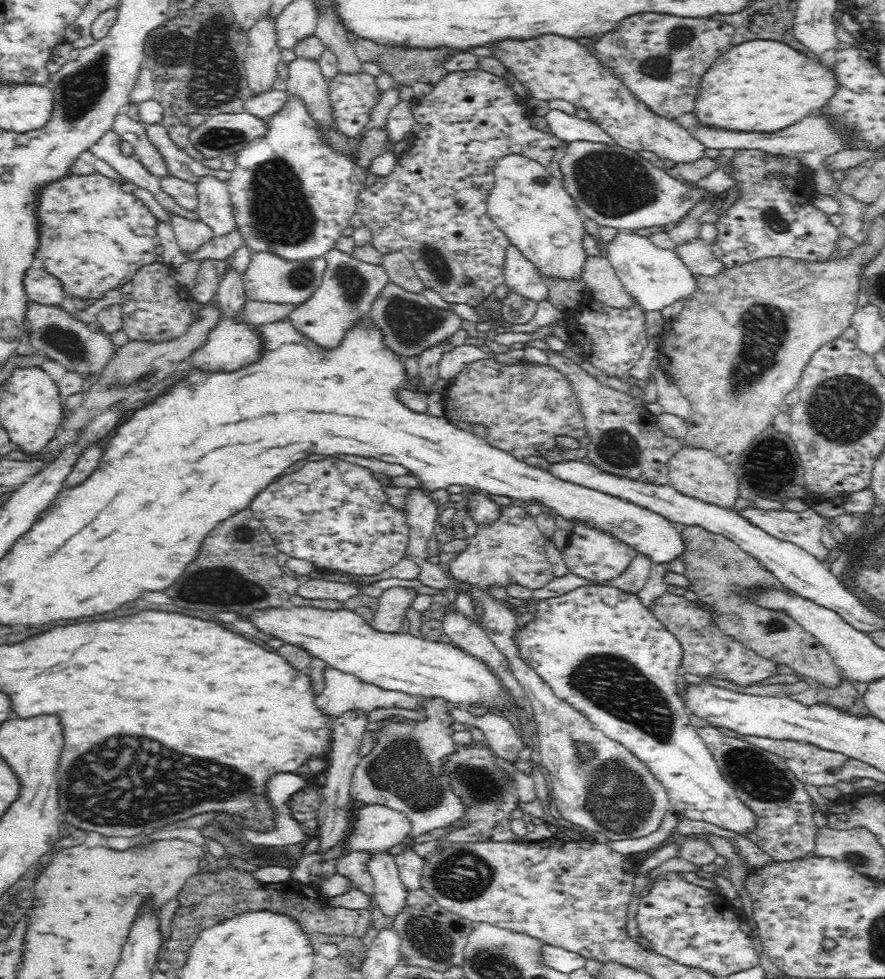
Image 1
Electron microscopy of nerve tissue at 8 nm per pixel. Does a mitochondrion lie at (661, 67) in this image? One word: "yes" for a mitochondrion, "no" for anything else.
yes

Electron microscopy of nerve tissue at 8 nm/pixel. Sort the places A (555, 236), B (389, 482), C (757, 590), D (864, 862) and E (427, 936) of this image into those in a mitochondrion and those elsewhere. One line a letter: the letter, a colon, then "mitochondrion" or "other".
A: other
B: other
C: other
D: mitochondrion
E: mitochondrion

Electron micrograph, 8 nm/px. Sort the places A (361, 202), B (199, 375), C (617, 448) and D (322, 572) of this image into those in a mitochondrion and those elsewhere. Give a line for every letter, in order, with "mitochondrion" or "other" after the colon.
A: other
B: other
C: mitochondrion
D: other

